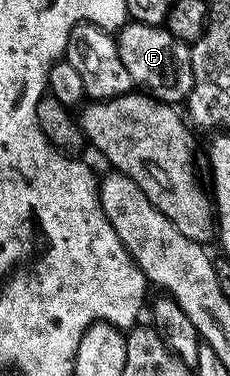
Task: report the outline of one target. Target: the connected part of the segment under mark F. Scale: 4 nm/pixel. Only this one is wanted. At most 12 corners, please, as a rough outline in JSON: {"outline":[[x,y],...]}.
{"outline":[[125,23],[116,40],[142,91],[181,104],[193,90],[190,43]]}

